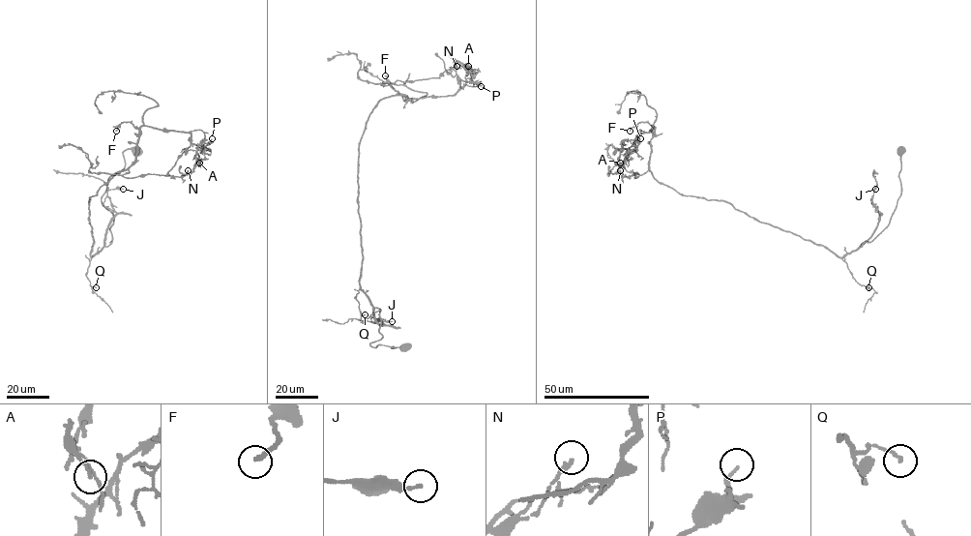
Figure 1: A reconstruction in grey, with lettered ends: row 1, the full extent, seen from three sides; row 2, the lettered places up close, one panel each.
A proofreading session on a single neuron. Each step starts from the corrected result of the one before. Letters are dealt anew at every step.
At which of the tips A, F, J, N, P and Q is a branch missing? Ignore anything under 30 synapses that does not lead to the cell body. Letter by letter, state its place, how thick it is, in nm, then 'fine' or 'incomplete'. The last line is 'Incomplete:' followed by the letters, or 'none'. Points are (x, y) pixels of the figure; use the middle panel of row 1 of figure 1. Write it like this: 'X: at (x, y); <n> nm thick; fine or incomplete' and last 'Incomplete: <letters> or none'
A: at (468, 66); 90 nm thick; fine
F: at (385, 75); 170 nm thick; fine
J: at (392, 321); 160 nm thick; fine
N: at (456, 66); 180 nm thick; fine
P: at (481, 86); 140 nm thick; fine
Q: at (365, 314); 120 nm thick; fine
Incomplete: none

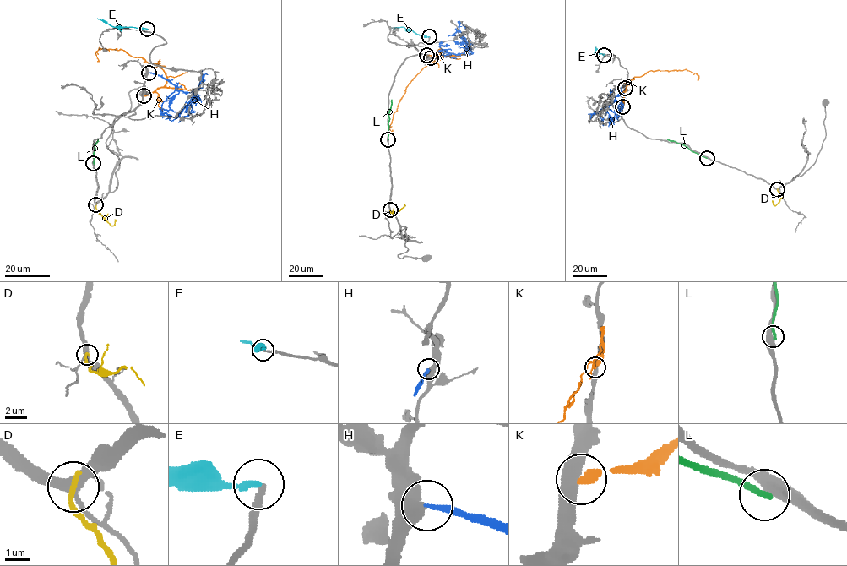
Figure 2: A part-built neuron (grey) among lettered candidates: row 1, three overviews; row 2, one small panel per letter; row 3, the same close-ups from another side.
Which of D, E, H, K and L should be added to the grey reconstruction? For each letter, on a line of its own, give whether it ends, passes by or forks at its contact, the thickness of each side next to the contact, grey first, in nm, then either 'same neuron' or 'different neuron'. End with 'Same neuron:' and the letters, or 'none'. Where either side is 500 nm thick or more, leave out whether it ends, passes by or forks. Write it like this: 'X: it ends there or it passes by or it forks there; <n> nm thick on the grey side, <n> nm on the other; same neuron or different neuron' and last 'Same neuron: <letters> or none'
D: it ends there; 360 nm thick on the grey side, 240 nm on the other; different neuron
E: it ends there; 190 nm thick on the grey side, 190 nm on the other; different neuron
H: 600 nm thick on the grey side, 180 nm on the other; different neuron
K: it ends there; 400 nm thick on the grey side, 280 nm on the other; different neuron
L: it ends there; 480 nm thick on the grey side, 280 nm on the other; different neuron
Same neuron: none

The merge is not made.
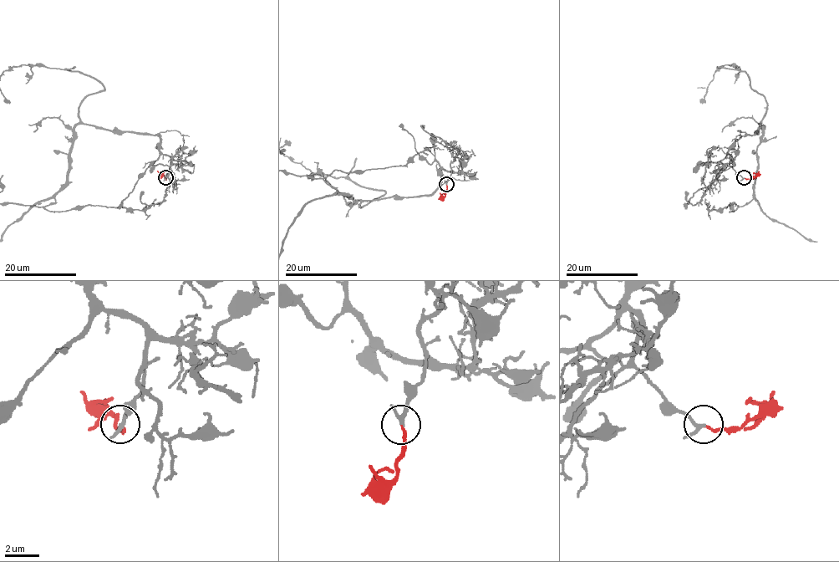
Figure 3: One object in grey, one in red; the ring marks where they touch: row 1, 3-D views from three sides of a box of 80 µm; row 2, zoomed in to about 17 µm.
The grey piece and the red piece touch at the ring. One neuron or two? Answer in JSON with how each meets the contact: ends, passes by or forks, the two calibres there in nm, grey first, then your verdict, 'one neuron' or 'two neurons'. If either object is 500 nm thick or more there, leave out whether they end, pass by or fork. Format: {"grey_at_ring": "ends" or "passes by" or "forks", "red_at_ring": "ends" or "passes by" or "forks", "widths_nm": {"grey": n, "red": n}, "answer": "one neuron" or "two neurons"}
{"grey_at_ring": "passes by", "red_at_ring": "ends", "widths_nm": {"grey": 180, "red": 130}, "answer": "one neuron"}

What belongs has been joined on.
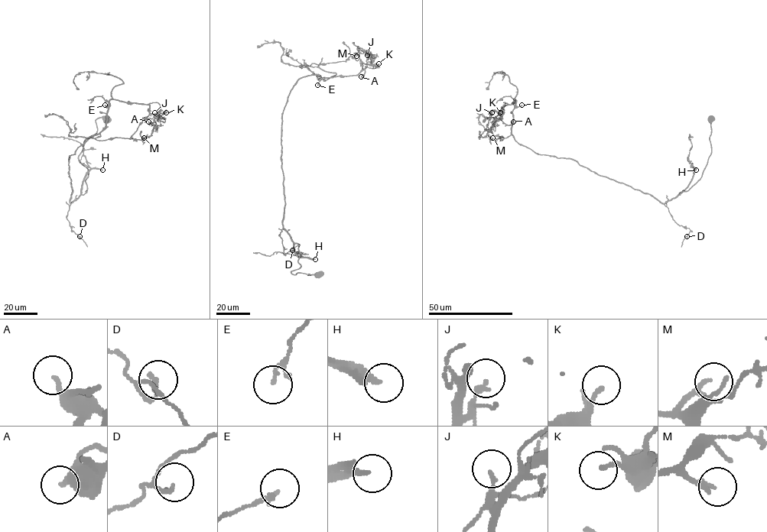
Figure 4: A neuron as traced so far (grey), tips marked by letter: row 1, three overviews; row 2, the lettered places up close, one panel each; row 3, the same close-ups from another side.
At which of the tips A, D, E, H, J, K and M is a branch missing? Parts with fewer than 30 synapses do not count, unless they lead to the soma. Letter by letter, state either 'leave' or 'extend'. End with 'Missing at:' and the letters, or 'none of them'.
A: leave
D: leave
E: leave
H: extend
J: leave
K: leave
M: extend
Missing at: H, M

